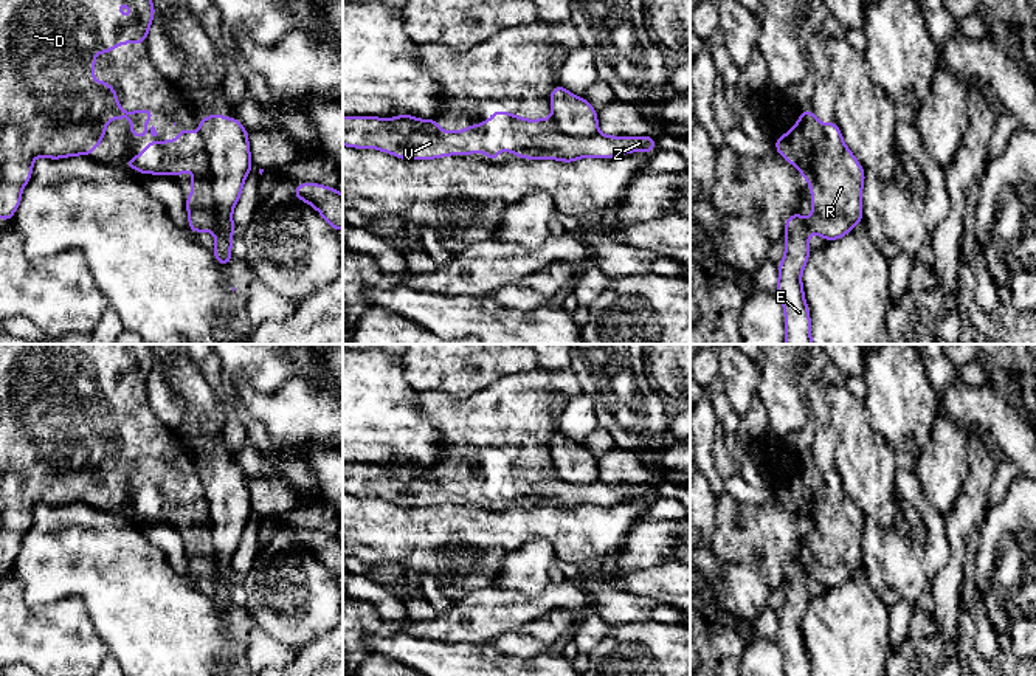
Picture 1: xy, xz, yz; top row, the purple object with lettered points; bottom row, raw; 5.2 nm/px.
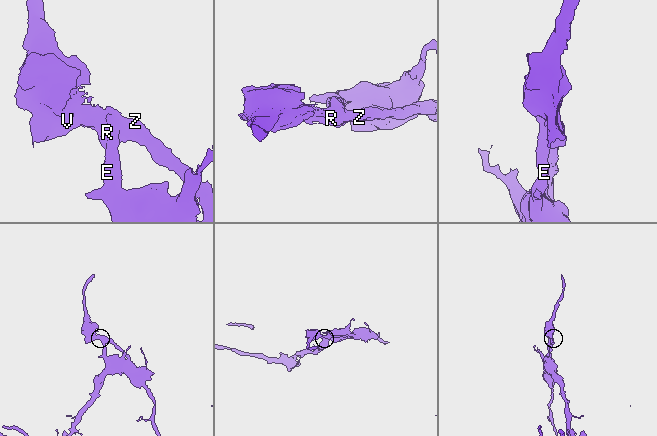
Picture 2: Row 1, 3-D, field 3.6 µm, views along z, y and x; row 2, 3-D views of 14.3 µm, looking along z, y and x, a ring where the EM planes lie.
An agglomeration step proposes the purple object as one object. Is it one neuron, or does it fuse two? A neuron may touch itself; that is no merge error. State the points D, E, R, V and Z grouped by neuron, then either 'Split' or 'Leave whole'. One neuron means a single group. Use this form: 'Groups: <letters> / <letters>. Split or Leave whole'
Groups: D R V Z / E. Split

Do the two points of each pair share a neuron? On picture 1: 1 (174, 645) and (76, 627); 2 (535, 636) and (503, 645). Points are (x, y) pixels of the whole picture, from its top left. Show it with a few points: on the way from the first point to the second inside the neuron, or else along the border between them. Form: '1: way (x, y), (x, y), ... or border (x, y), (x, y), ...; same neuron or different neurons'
1: border (78, 597), (109, 653); different neurons
2: way (528, 636), (511, 644); same neuron

